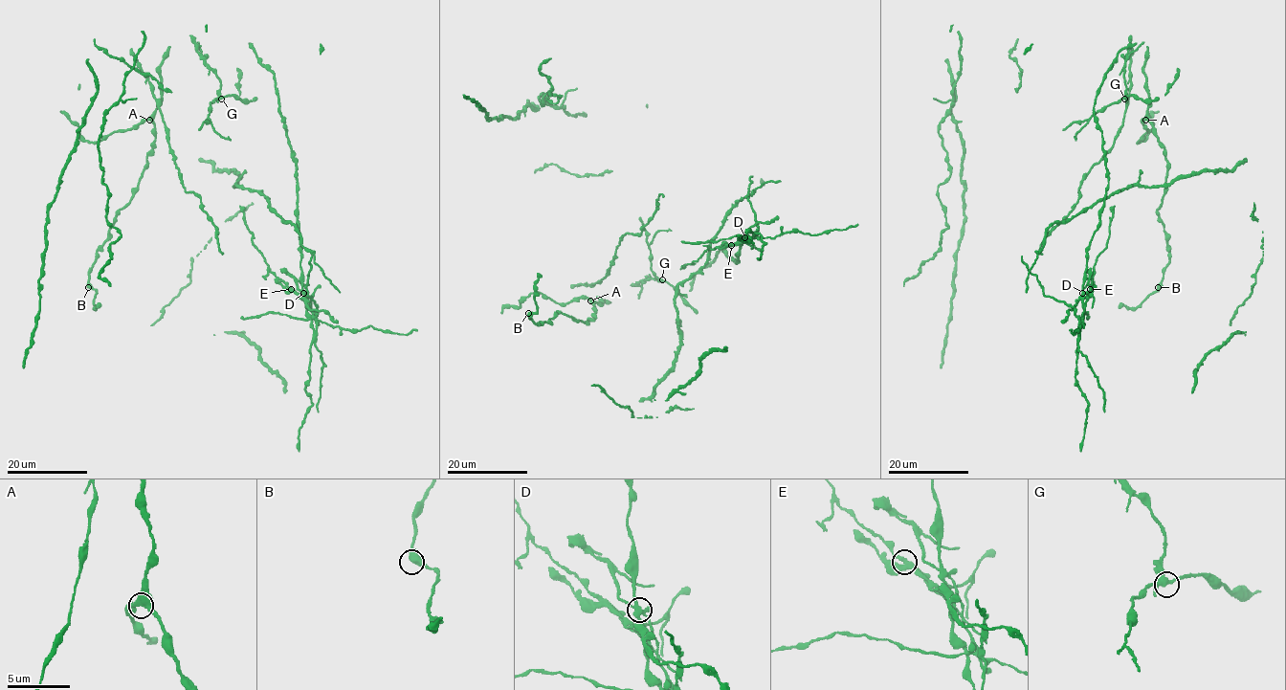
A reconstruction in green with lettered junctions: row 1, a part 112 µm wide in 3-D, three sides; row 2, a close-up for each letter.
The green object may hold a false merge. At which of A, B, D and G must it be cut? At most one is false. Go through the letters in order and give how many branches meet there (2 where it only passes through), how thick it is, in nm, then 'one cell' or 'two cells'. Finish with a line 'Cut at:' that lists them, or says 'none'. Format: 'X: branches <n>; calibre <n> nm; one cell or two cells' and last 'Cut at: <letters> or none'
A: branches 3; calibre 360 nm; one cell
B: branches 3; calibre 400 nm; one cell
D: branches 5; calibre 320 nm; two cells
G: branches 4; calibre 360 nm; one cell
Cut at: D

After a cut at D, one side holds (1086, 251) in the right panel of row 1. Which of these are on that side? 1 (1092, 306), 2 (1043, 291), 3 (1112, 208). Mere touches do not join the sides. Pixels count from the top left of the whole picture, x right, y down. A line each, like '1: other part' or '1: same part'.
1: other part
2: other part
3: other part

